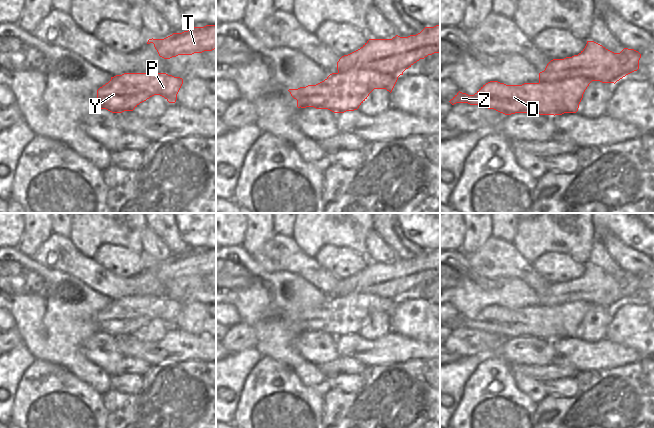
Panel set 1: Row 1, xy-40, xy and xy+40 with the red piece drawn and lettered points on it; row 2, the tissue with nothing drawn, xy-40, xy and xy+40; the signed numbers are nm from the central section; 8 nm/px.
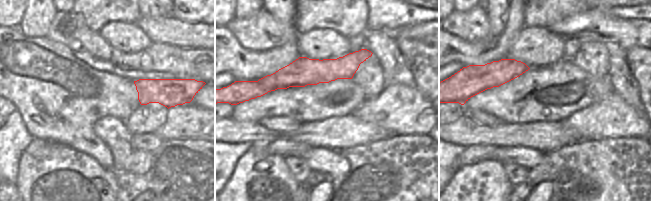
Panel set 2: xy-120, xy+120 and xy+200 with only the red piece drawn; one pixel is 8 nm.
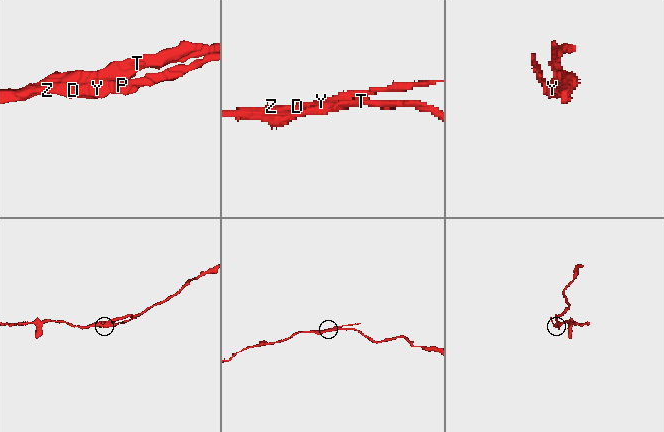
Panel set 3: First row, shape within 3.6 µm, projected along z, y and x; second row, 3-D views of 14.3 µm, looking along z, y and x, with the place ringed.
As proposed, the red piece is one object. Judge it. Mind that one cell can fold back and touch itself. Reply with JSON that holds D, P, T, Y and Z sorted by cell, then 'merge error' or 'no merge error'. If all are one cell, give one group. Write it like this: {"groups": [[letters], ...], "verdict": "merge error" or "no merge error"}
{"groups": [["D", "P", "Y", "Z"], ["T"]], "verdict": "merge error"}

